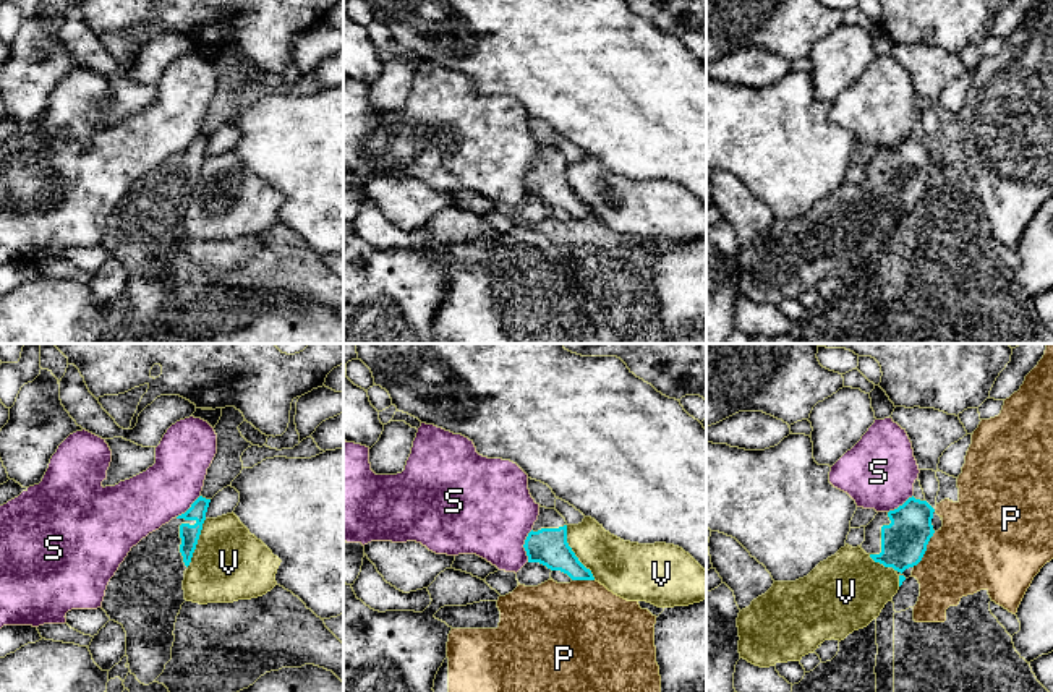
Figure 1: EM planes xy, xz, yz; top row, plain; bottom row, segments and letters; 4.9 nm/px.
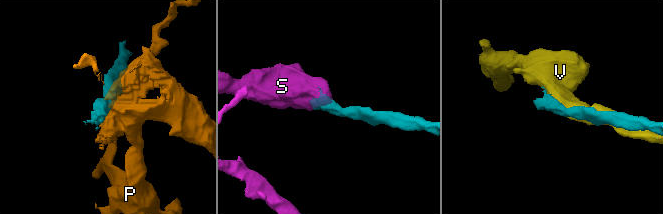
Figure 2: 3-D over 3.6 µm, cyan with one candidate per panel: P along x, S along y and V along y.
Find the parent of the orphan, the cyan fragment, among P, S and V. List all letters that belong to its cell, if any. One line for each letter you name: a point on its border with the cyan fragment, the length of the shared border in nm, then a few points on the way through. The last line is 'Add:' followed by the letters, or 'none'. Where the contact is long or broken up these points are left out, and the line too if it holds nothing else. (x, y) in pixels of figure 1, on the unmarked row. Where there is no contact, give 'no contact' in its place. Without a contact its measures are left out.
Add: none

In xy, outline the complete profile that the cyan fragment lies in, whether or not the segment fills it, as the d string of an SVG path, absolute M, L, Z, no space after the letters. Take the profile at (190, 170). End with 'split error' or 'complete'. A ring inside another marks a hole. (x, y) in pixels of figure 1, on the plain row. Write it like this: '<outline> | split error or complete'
M199 133L191 144L149 170L131 185L115 212L110 216L102 246L110 258L126 269L126 293L131 311L149 323L172 297L175 259L185 237L183 217L196 186L211 136Z | split error

